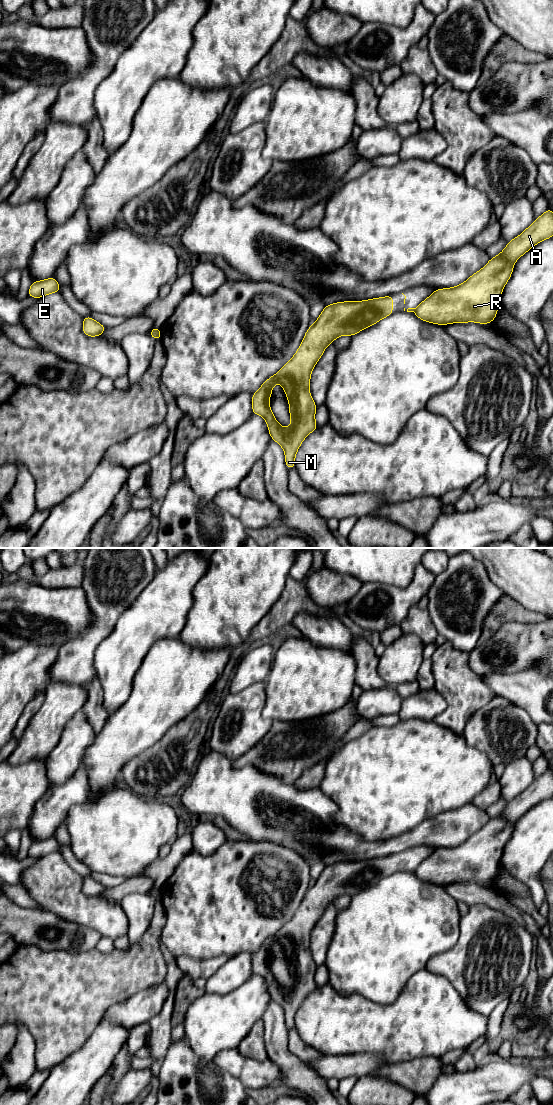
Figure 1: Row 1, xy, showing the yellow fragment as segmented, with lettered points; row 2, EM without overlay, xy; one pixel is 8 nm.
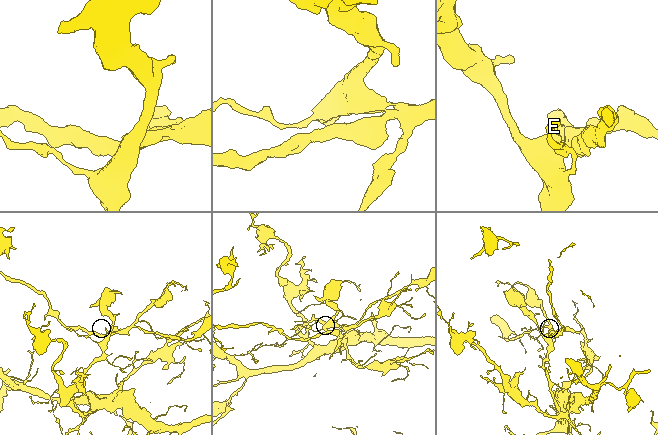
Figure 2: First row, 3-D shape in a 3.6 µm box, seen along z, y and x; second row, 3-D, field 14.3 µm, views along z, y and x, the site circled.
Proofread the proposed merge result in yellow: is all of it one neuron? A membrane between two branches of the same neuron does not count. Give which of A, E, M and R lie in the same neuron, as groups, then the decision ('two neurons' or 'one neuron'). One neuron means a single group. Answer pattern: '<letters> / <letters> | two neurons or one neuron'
A E M / R | two neurons

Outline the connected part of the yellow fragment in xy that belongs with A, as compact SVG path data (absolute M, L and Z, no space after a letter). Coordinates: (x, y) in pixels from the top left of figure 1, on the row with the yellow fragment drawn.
M548 208L518 237L510 240L499 255L510 262L516 261L536 244L551 237L553 237L553 211Z

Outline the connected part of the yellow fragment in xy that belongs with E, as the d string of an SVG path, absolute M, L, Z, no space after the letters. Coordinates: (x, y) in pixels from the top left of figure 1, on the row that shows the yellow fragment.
M50 277L41 281L32 281L28 297L41 298L55 292L60 293L60 284L54 277Z

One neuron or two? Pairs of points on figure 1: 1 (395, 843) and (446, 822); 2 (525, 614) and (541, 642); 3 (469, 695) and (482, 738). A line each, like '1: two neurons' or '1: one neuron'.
1: one neuron
2: two neurons
3: two neurons

